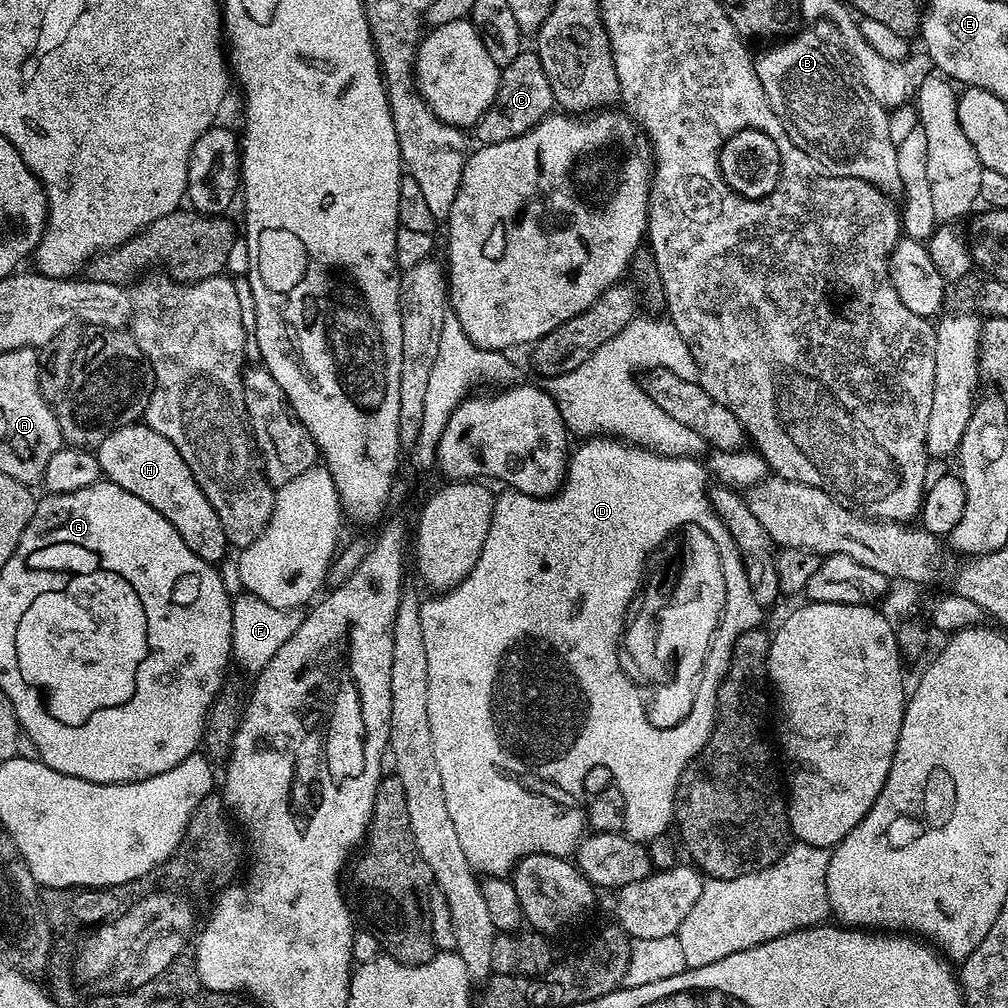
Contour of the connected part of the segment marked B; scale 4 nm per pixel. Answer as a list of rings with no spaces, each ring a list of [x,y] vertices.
[[[800,32],[797,36],[791,36],[776,42],[773,48],[766,49],[760,57],[757,55],[754,63],[766,98],[774,114],[781,119],[794,146],[798,146],[798,150],[808,154],[815,164],[831,175],[865,180],[885,194],[902,193],[902,179],[898,176],[897,141],[894,138],[892,140],[889,109],[883,108],[872,97],[870,90],[866,90],[860,71],[856,69],[847,51],[840,49],[839,52],[830,41],[812,32]]]

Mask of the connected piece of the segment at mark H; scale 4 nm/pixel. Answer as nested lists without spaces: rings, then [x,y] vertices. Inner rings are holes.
[[[137,422],[114,430],[95,453],[100,471],[108,481],[122,486],[122,490],[130,490],[130,494],[142,498],[146,506],[154,506],[154,510],[182,534],[182,542],[186,542],[194,554],[214,565],[219,565],[229,555],[228,535],[224,533],[222,522],[206,494],[202,494],[190,466],[186,466],[174,442],[162,438],[162,434],[149,428],[147,423]]]

